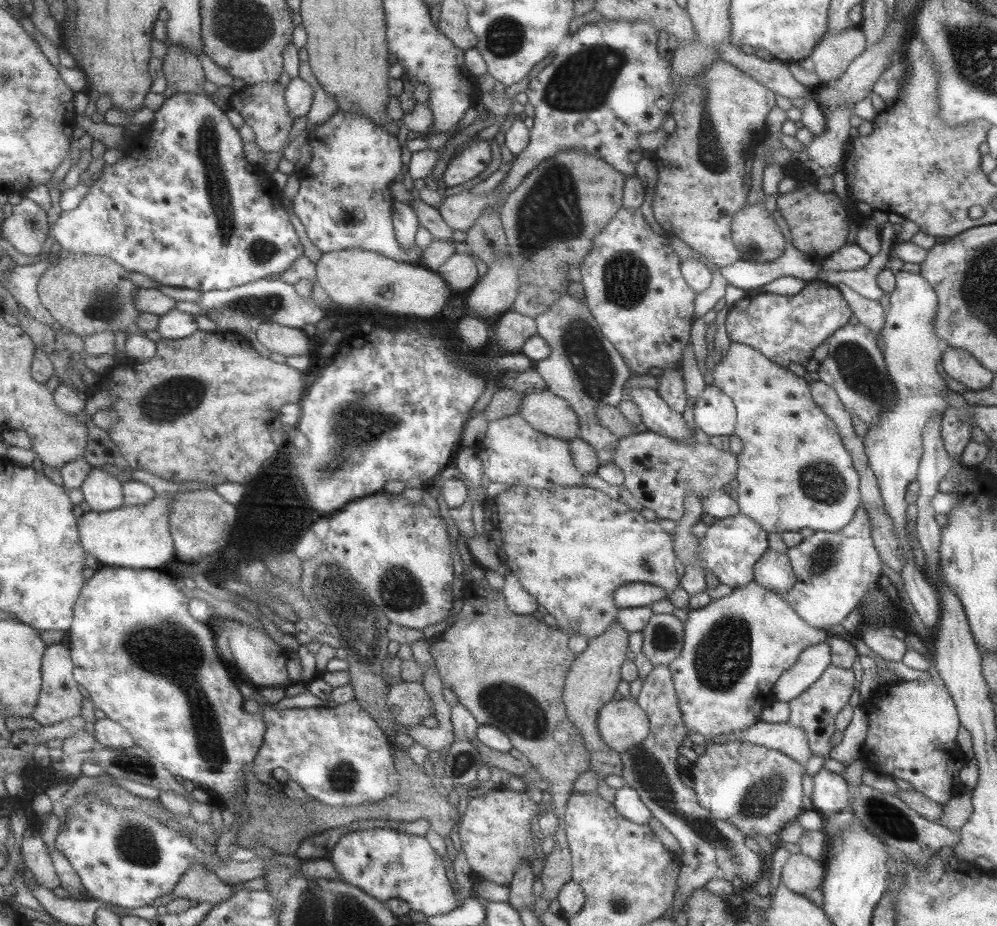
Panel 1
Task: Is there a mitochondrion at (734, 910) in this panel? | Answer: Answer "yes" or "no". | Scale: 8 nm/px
no

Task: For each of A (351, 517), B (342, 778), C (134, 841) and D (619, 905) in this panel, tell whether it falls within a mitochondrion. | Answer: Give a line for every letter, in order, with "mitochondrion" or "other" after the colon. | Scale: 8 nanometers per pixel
A: other
B: mitochondrion
C: mitochondrion
D: mitochondrion

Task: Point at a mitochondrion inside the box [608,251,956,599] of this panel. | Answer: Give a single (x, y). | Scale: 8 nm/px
(856, 367)

